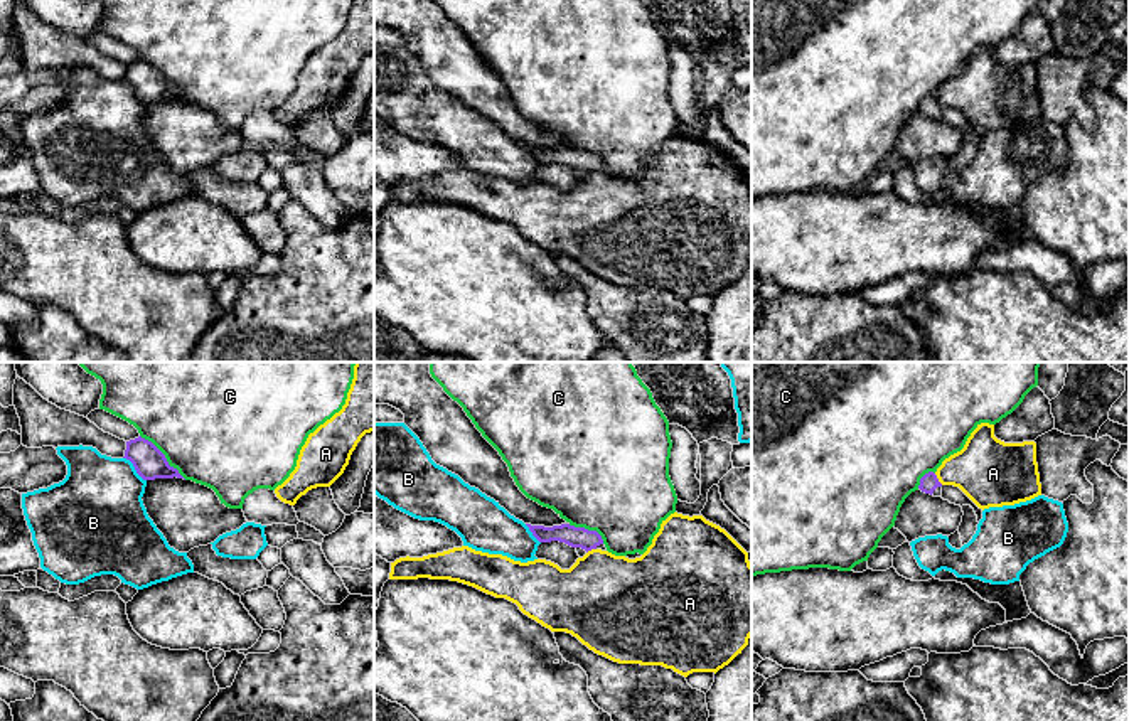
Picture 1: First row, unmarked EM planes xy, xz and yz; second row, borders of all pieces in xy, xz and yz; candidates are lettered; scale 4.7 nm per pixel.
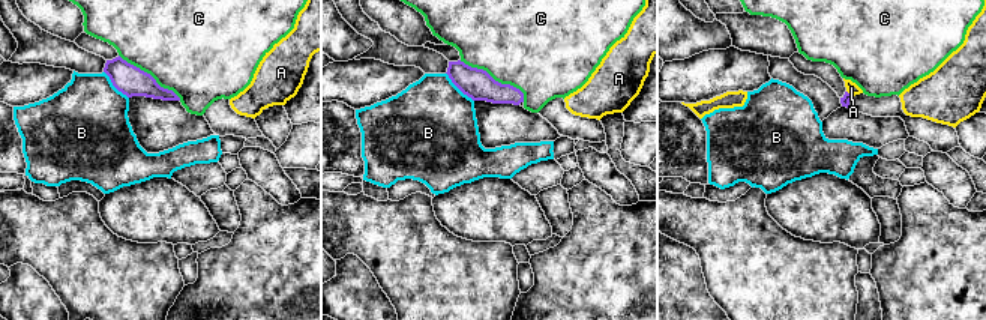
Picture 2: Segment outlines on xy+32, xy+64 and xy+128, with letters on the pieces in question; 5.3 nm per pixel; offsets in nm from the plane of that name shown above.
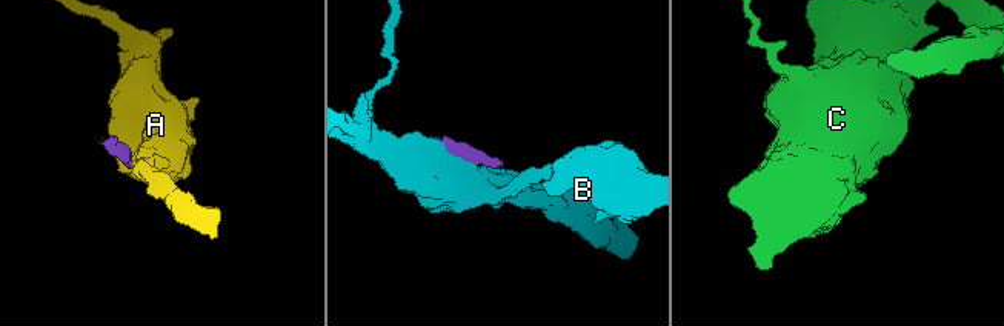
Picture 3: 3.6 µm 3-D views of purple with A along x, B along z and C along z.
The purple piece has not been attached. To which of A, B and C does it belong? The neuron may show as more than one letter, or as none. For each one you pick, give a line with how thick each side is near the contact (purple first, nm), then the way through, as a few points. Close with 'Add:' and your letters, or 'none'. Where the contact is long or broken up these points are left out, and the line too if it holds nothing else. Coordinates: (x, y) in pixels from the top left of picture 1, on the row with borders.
Add: none

